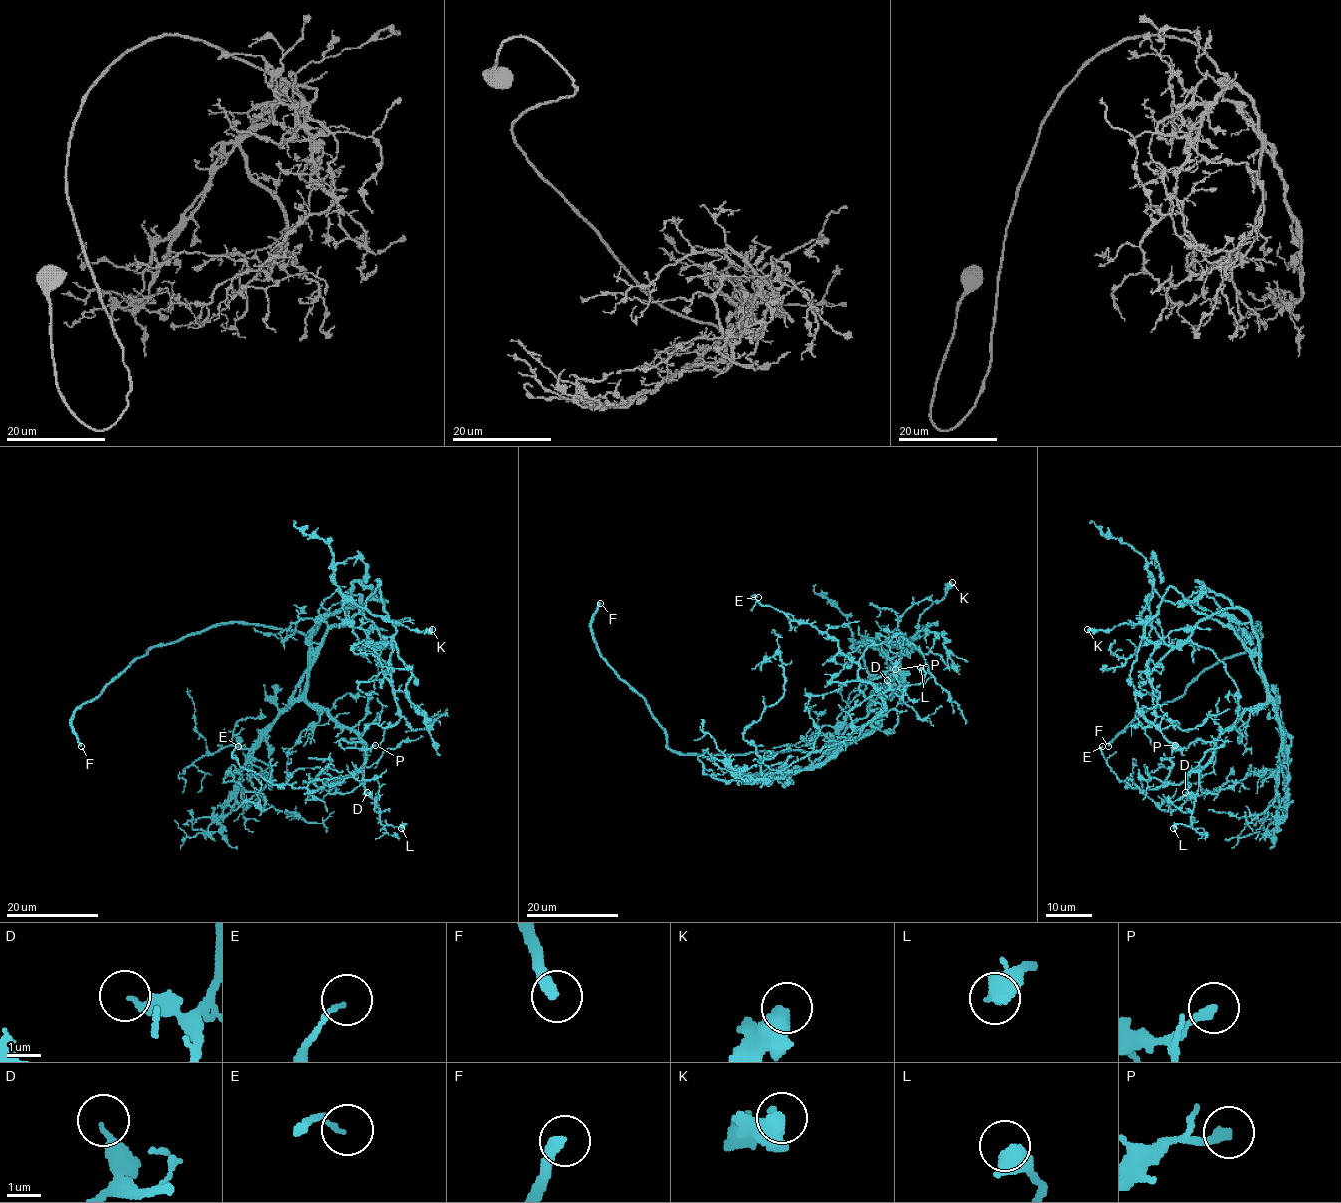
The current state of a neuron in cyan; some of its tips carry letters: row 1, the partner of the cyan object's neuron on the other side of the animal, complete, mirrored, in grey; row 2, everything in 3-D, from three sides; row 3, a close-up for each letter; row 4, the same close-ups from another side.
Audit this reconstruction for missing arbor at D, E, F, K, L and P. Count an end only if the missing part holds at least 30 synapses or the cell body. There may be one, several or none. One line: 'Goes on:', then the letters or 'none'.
Goes on: F

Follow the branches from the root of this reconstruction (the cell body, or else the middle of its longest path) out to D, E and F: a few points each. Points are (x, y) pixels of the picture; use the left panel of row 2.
D: (308, 643), (306, 701), (322, 708), (358, 736), (365, 748), (363, 784), (367, 792)
E: (308, 643), (306, 701), (358, 736), (364, 765), (340, 784), (308, 791), (241, 768), (232, 756), (238, 746)
F: (308, 643), (296, 631), (225, 622), (154, 645), (97, 697), (73, 713), (72, 730), (81, 746)

